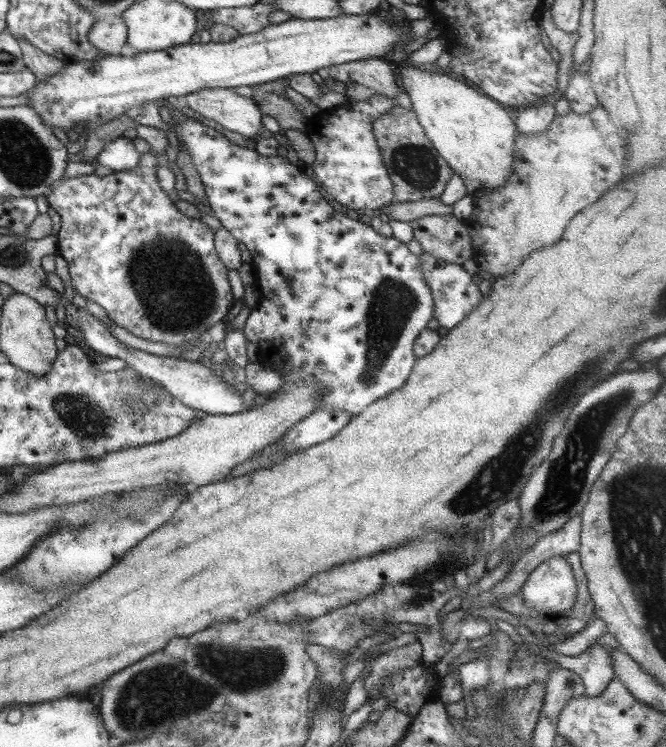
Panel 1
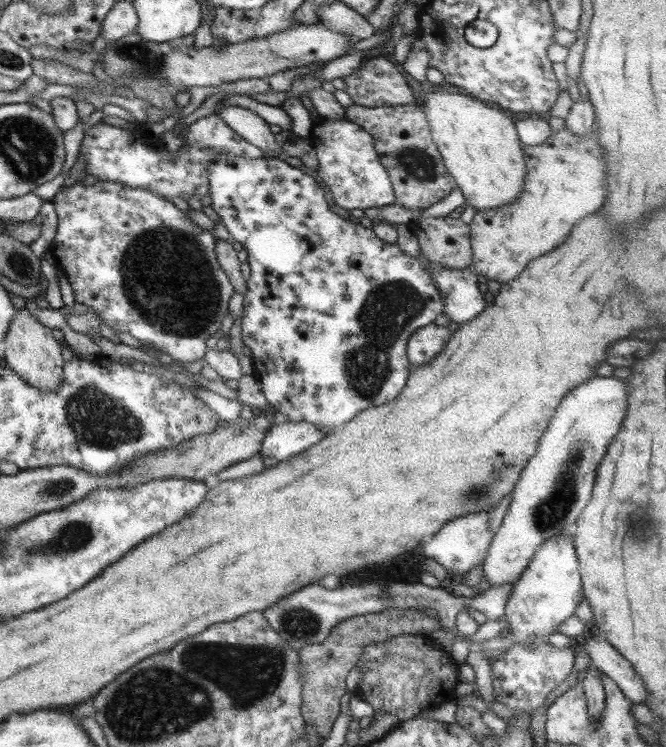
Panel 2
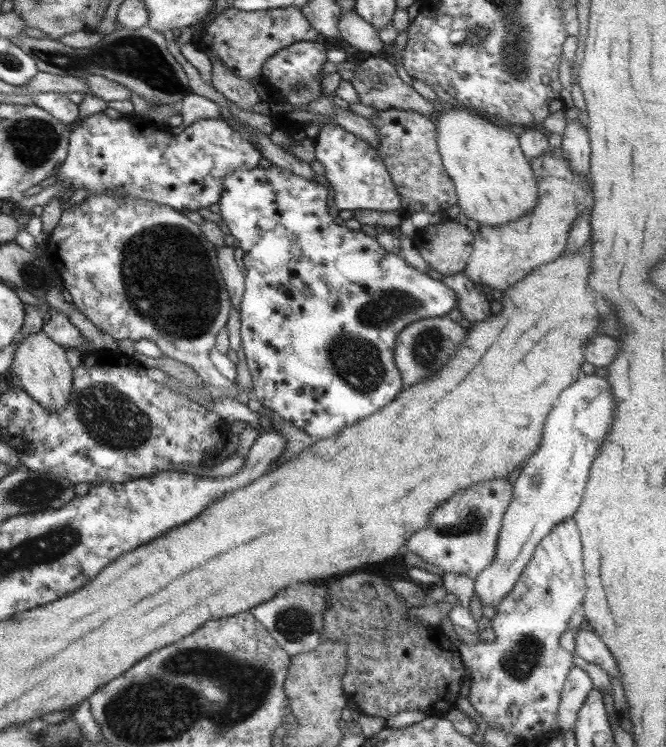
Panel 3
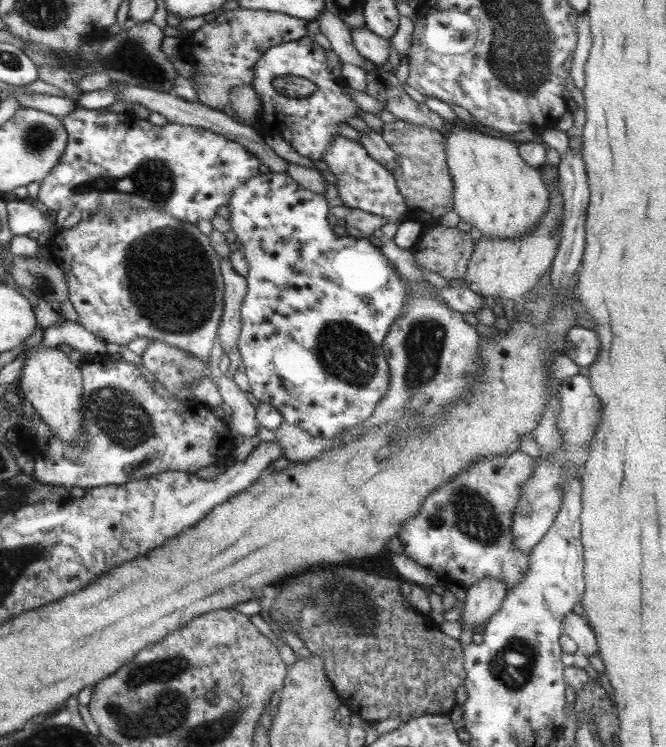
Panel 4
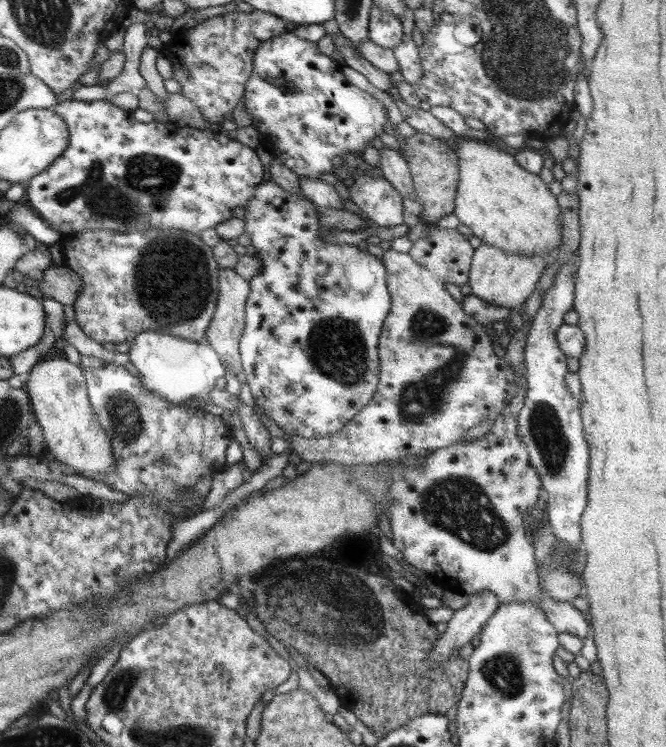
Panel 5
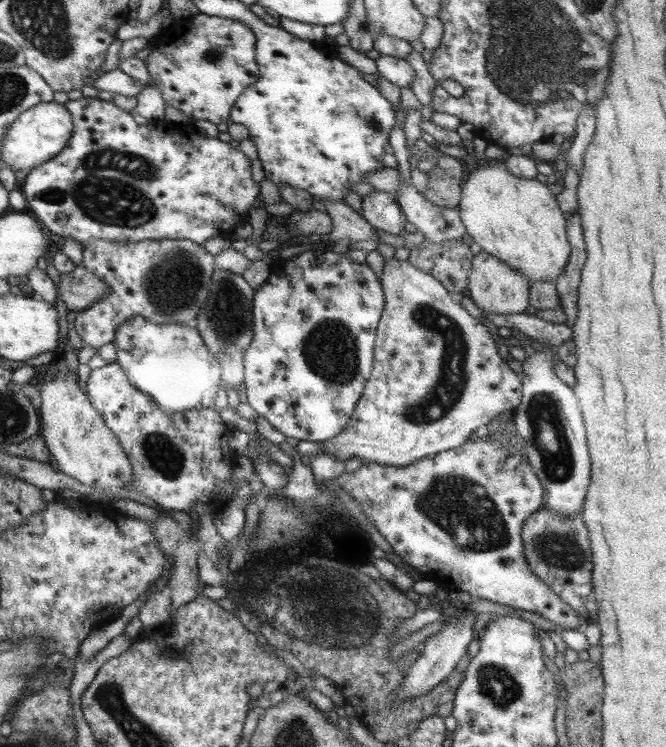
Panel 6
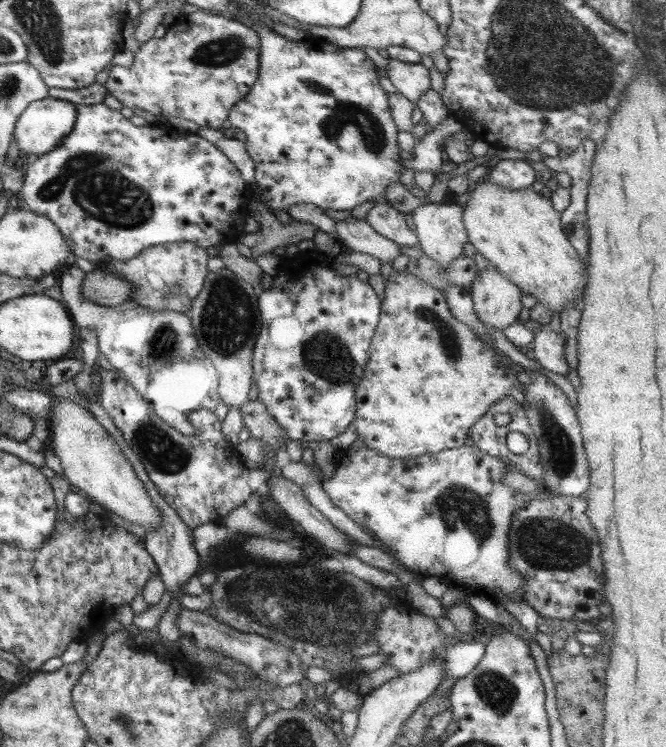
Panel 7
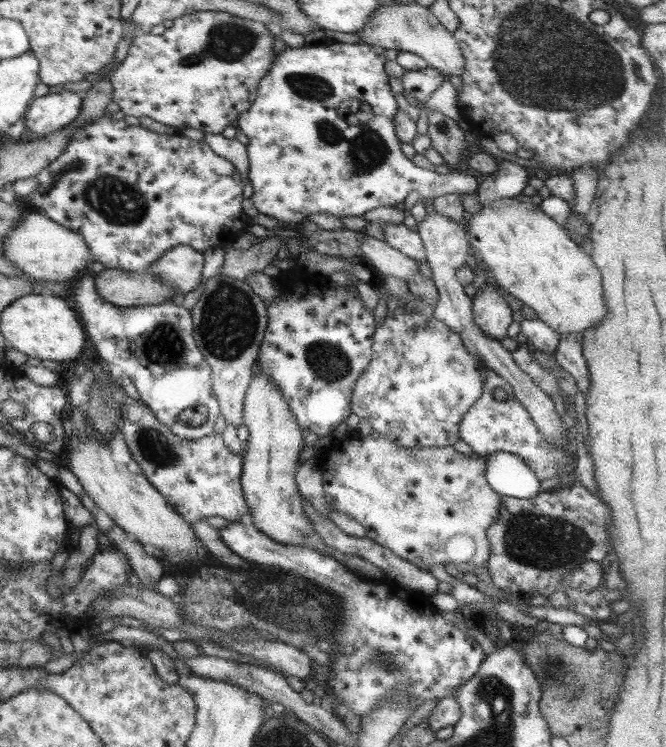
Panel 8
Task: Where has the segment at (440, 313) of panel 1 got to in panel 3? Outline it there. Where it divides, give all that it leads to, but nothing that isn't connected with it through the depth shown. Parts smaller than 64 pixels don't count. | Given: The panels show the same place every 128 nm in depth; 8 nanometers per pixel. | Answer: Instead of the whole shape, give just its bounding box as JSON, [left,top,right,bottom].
[441,272,492,323]

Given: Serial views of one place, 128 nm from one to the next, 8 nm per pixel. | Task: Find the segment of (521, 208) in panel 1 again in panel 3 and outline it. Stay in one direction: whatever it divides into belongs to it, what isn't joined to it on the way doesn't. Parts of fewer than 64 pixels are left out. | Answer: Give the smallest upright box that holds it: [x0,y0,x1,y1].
[462,147,593,292]

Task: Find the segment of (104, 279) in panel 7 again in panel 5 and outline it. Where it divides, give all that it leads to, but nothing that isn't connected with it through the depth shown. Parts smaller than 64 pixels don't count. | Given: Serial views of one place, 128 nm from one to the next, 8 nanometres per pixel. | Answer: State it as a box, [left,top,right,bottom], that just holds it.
[21,264,82,306]

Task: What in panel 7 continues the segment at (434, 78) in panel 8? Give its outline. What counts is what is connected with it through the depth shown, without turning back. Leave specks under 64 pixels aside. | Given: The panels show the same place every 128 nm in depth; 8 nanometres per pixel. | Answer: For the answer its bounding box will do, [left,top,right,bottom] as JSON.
[386,59,430,103]

